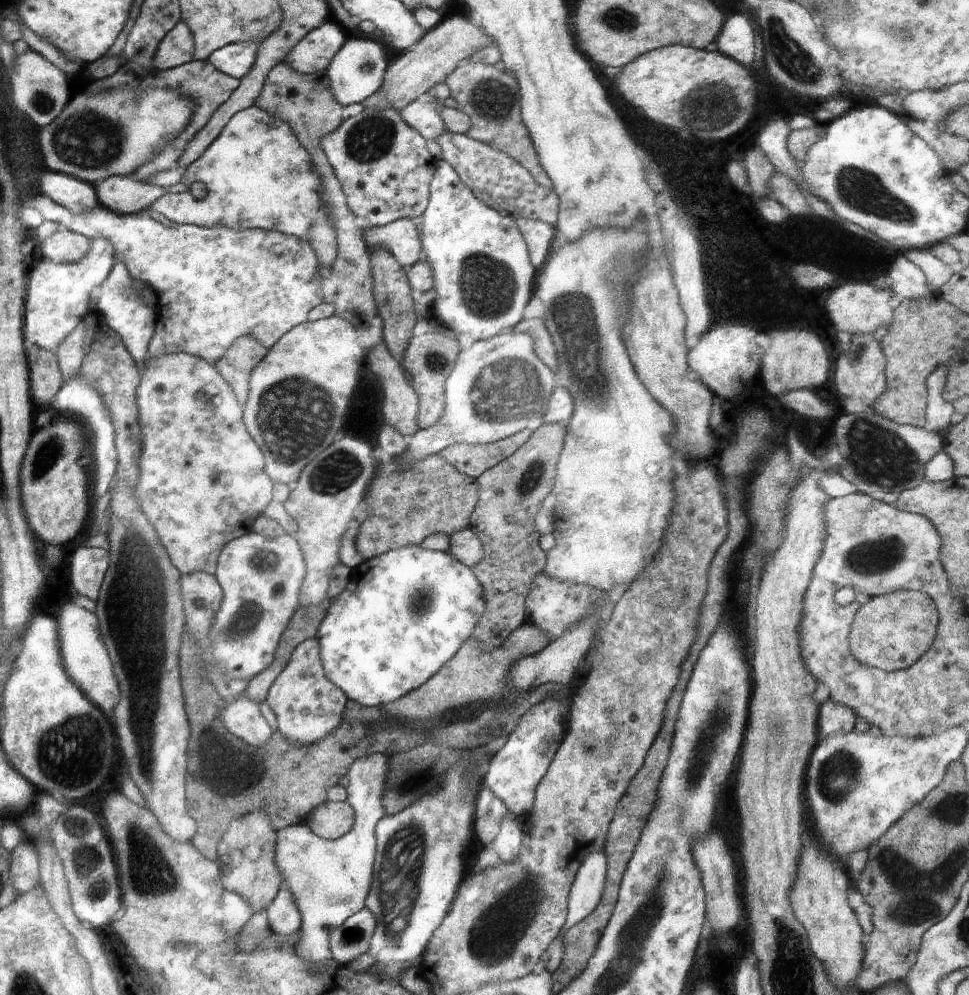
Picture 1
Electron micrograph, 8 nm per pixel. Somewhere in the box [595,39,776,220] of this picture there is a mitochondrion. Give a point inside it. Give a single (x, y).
(713, 105)

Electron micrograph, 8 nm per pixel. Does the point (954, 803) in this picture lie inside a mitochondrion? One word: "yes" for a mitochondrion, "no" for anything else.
yes

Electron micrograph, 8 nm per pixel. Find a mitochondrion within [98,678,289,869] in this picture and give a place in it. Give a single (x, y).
(217, 764)

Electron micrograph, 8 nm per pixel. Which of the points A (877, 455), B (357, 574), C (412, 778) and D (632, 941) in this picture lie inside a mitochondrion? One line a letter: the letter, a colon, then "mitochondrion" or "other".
A: mitochondrion
B: other
C: mitochondrion
D: mitochondrion

